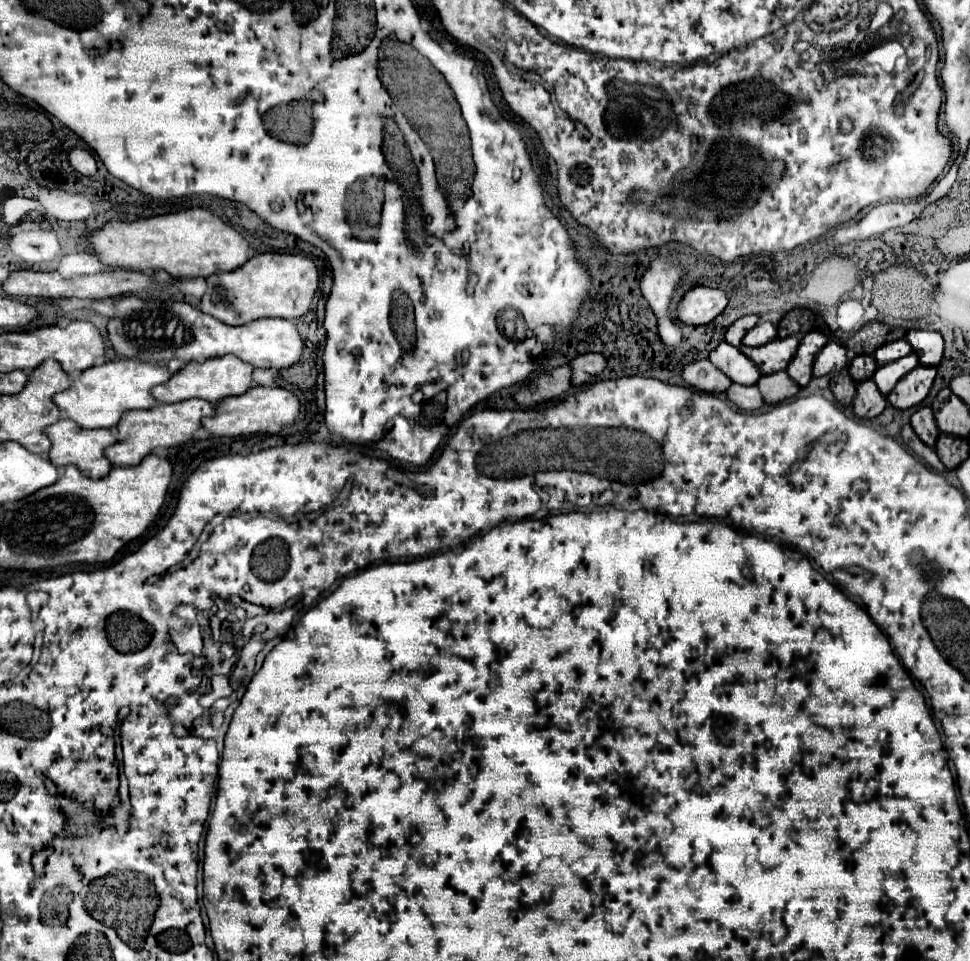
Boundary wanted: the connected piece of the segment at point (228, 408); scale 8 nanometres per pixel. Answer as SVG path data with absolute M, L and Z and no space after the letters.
M253 386L241 396L231 396L223 402L219 402L219 412L213 418L207 418L203 422L203 428L207 428L215 436L237 437L243 434L255 434L269 428L269 424L287 426L293 424L299 416L299 398L285 388L271 388L271 386Z

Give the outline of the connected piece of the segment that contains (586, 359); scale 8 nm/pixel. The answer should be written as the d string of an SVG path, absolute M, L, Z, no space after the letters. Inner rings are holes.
M583 354L571 362L573 368L573 384L583 386L591 378L599 376L607 366L607 360L601 354Z

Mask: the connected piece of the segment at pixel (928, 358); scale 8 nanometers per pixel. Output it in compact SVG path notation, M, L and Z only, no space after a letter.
M909 330L907 342L913 346L913 352L919 356L923 366L937 366L943 358L943 338L939 332L929 330Z

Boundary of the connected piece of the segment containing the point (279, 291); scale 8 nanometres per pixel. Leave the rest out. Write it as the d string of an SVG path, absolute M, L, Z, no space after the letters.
M257 254L231 272L215 272L207 278L201 310L223 324L243 326L261 318L295 320L303 316L319 288L319 272L313 260L301 254Z

